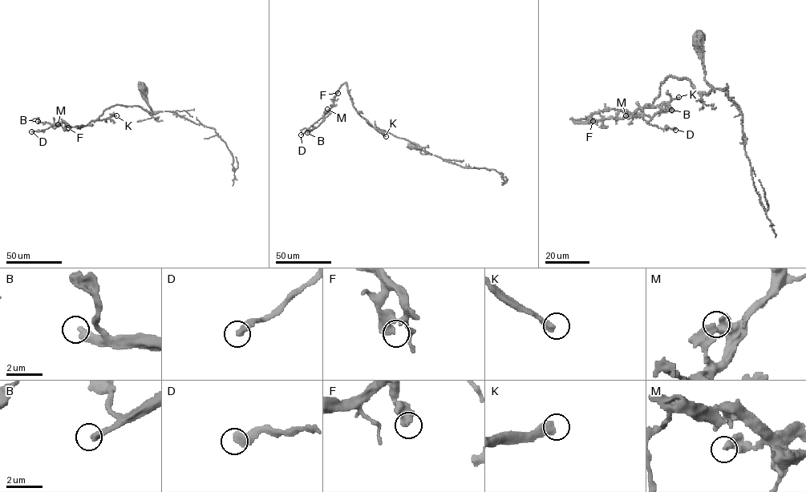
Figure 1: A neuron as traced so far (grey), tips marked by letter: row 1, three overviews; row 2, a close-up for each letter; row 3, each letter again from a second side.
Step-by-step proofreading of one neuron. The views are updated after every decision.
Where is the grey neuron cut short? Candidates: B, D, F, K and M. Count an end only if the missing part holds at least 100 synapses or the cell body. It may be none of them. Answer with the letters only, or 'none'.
B, K

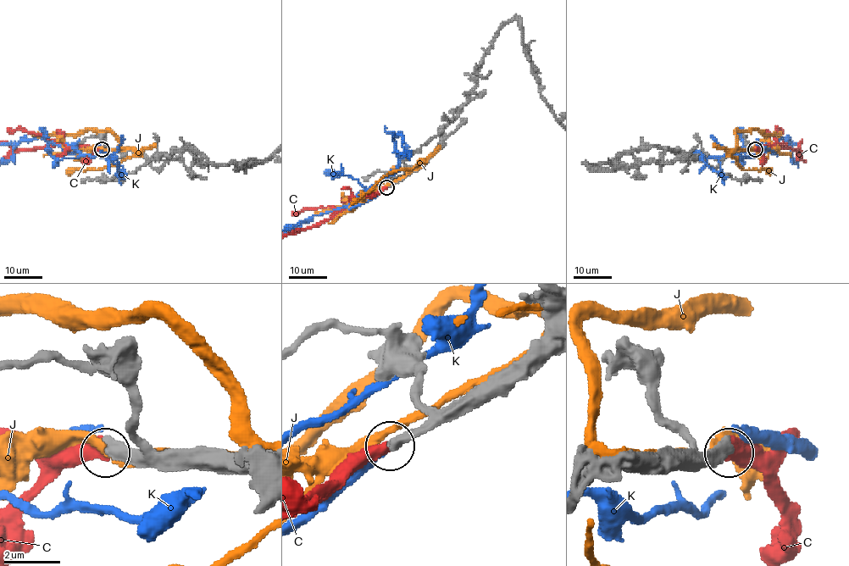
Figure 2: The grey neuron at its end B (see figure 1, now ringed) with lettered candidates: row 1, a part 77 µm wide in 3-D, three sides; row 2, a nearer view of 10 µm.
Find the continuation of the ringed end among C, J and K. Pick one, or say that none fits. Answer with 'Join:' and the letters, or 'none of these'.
Join: C

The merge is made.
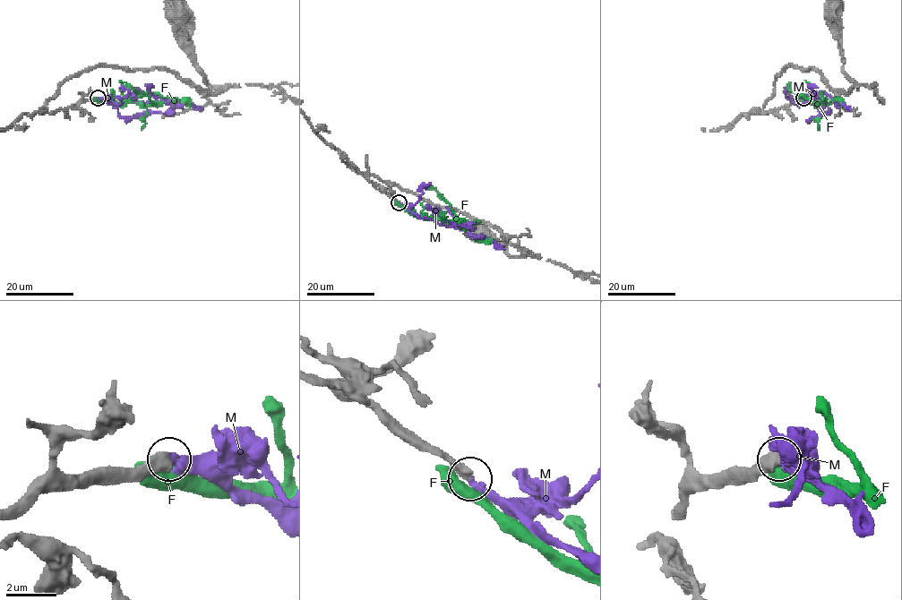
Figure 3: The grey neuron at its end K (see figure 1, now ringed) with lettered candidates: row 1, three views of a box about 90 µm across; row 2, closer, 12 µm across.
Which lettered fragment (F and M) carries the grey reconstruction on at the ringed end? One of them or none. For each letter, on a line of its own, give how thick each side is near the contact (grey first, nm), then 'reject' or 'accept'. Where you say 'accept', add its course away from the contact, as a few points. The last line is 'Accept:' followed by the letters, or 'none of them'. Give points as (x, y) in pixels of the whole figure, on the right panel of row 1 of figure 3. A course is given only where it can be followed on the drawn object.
F: 550 nm thick on the grey side, 650 nm on the other; reject
M: 480 nm thick on the grey side, 320 nm on the other; accept; it runs (803, 98), (816, 103), (820, 91), (824, 91), (850, 109)
Accept: M

